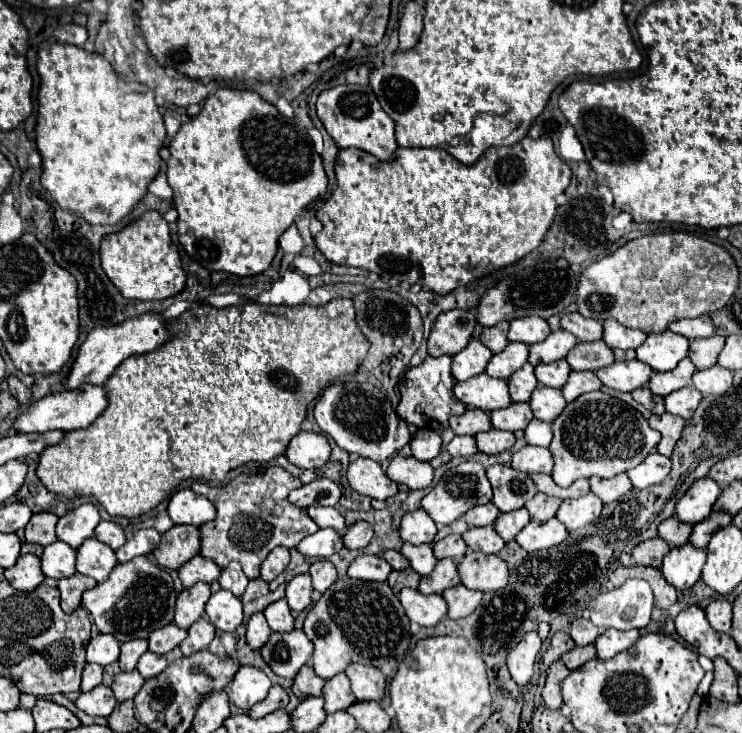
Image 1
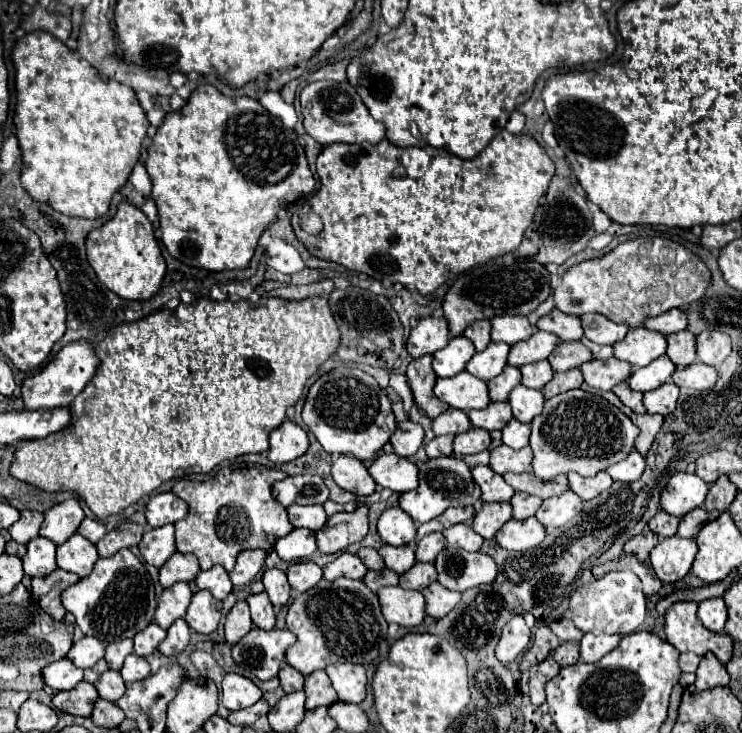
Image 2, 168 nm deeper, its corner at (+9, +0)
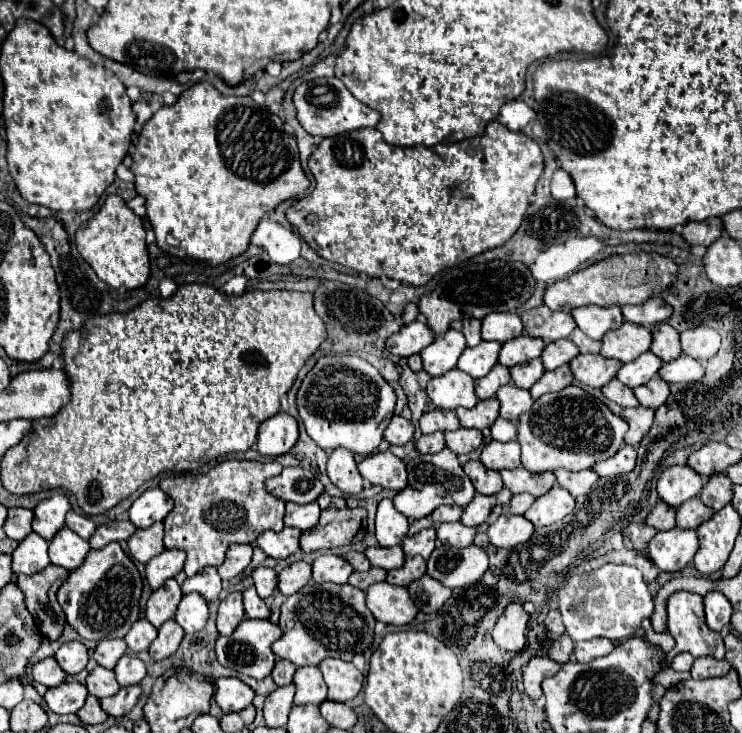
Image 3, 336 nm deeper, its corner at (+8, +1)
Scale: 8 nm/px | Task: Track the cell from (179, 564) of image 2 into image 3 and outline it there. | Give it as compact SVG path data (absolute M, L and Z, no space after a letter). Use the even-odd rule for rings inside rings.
M164 549L164 553L160 553L158 557L154 557L152 561L146 563L146 577L152 589L158 589L164 585L166 579L176 577L182 569L184 569L184 561L186 561L186 553L184 551L168 551Z

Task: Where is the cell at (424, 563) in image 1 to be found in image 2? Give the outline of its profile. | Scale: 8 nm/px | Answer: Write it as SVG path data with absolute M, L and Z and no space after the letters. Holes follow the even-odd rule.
M381 546L379 556L383 558L385 566L397 574L407 572L415 564L415 550L411 546Z

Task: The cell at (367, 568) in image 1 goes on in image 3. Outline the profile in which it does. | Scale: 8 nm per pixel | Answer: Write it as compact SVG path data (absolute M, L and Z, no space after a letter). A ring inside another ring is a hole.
M322 555L312 563L312 579L316 583L348 583L348 577L354 573L352 565L340 555Z

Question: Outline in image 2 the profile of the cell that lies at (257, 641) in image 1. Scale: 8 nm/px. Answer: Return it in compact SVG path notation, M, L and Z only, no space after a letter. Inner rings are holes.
M239 600L225 618L225 640L229 644L239 642L247 634L247 630L253 628L253 622L249 618L249 606L245 600Z

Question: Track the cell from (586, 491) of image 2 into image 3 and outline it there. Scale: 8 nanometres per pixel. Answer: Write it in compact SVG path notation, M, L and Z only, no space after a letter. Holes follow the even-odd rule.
M560 469L560 471L556 471L556 477L558 477L560 487L570 491L572 497L586 495L590 491L590 487L600 479L598 473L594 473L594 469L584 469L584 471L578 471L578 473Z

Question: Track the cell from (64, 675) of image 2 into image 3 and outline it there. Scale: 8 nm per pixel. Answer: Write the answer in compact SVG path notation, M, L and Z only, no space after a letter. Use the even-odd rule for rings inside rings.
M54 657L50 659L44 659L44 661L38 661L34 667L32 667L32 677L34 681L46 685L46 687L56 687L56 685L62 685L66 683L68 679L68 673L64 673L58 665L58 661Z

